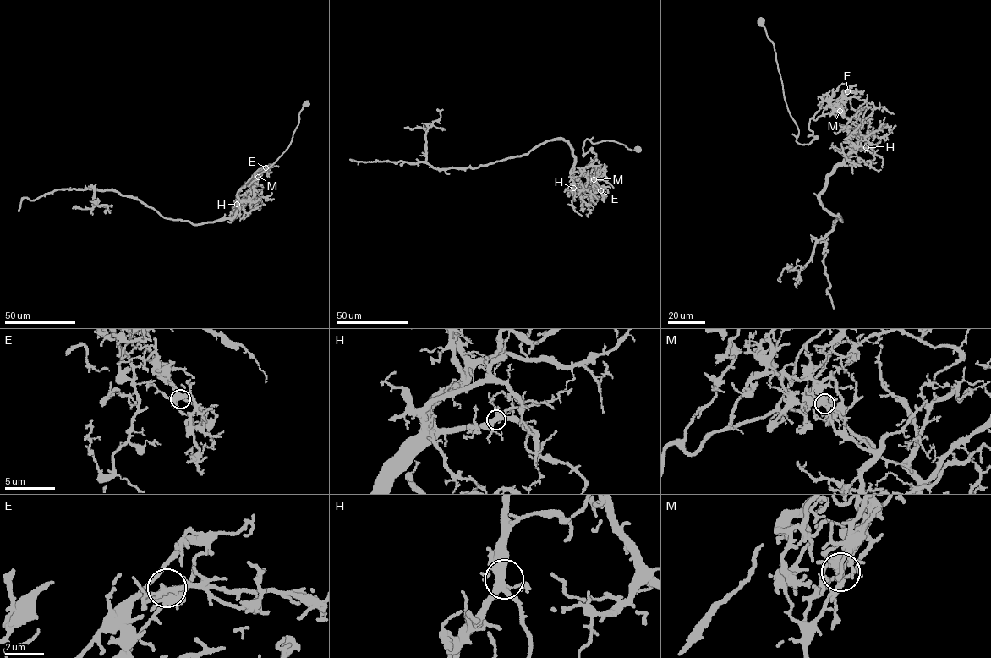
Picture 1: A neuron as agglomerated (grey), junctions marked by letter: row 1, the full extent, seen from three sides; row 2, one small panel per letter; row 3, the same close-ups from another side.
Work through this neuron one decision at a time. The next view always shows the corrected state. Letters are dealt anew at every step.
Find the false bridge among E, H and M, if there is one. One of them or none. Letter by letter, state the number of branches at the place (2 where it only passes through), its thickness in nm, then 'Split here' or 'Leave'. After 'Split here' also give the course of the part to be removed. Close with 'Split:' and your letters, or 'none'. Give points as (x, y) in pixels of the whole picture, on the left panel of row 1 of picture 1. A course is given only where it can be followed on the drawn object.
E: Branches: 7. Thickness 400 nm. Leave
H: Branches: 6. Thickness 380 nm. Leave
M: Branches: 6. Thickness 360 nm. Split here. Course of the part to remove: (259, 177), (257, 184), (249, 186), (287, 147), (298, 123), (298, 114), (309, 101)
Split: M

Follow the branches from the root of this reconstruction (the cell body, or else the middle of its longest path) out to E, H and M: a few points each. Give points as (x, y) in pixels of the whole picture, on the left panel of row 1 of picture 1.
E: (306, 103), (288, 148), (249, 186), (257, 184), (262, 173), (256, 172), (265, 167)
H: (306, 103), (288, 148), (249, 186), (257, 184), (262, 174), (254, 173), (254, 196), (237, 204)
M: (306, 103), (288, 148), (249, 186), (257, 184), (259, 177)

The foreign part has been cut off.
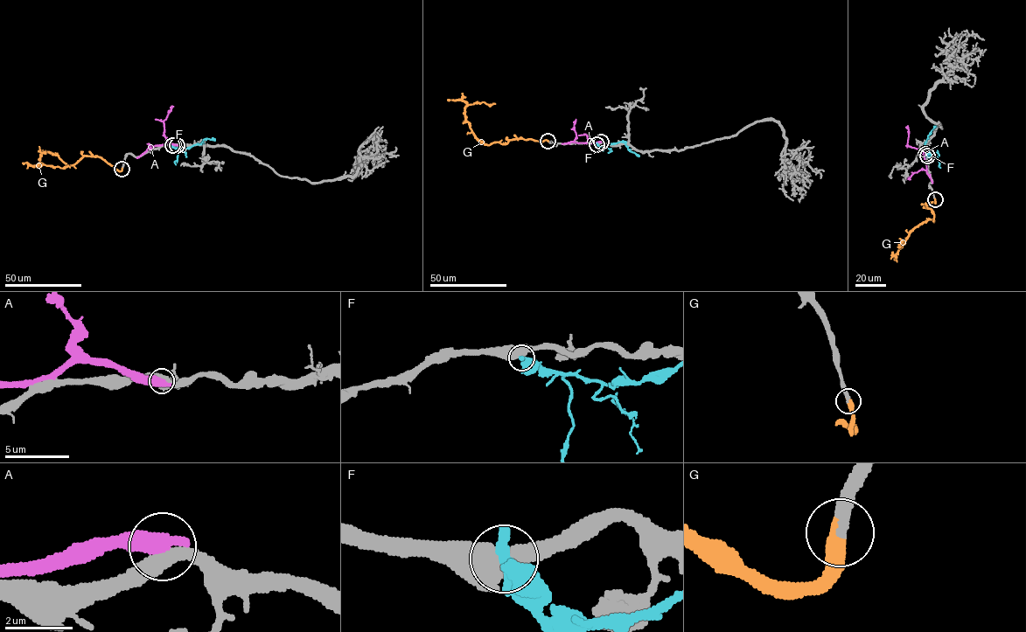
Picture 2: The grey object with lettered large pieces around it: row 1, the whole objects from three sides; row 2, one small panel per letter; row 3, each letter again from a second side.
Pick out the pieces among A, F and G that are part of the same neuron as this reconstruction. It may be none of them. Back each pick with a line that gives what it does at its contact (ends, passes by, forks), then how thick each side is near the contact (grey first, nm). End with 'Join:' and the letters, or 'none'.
G: it ends there; 340 nm thick on the grey side, 480 nm on the other
Join: G

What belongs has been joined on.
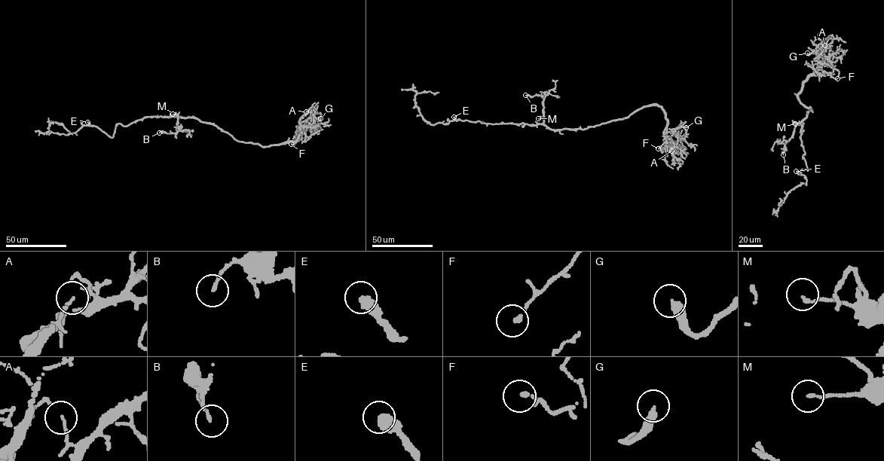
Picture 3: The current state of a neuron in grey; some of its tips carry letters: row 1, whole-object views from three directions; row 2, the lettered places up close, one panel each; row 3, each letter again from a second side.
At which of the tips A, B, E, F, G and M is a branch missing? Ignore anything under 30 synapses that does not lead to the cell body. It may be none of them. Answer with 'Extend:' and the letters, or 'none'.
Extend: none

